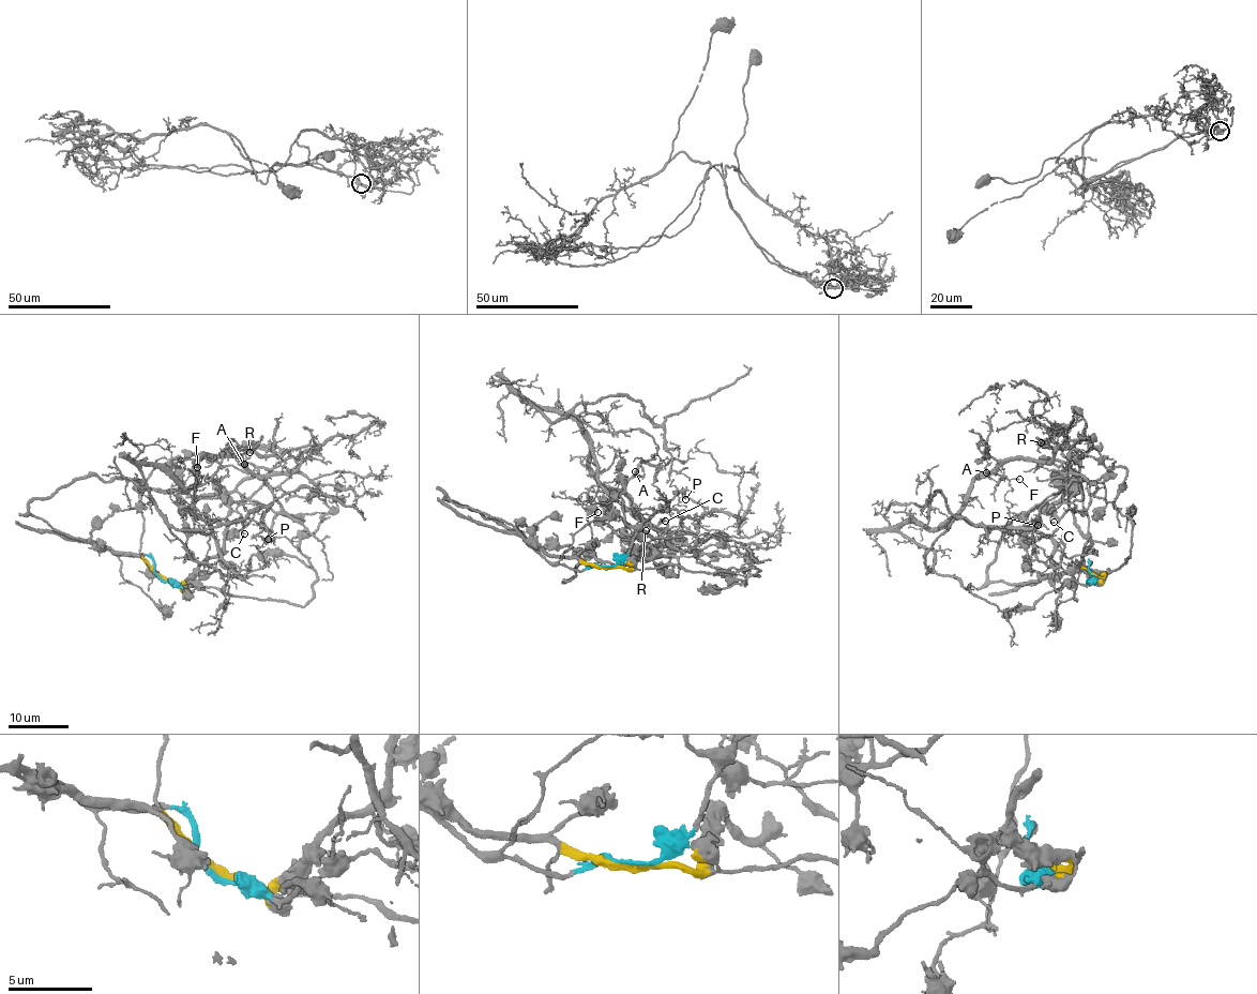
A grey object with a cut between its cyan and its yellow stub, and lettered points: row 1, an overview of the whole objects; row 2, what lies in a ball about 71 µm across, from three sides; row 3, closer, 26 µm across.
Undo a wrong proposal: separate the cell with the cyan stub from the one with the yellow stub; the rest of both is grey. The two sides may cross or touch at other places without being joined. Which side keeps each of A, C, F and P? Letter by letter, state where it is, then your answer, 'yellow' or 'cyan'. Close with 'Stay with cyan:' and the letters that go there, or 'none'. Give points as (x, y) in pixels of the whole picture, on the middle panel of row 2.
A: at (635, 471); cyan
C: at (665, 521); yellow
F: at (597, 512); cyan
P: at (685, 499); cyan
Stay with cyan: A, F, P

